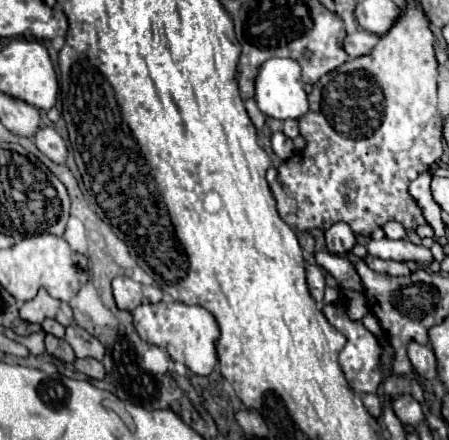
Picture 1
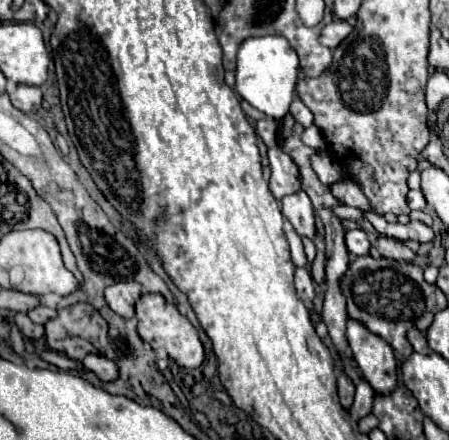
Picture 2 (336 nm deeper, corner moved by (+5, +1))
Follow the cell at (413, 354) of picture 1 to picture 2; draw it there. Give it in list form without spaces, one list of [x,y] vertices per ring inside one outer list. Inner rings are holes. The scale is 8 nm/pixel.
[[[413,327],[413,329],[409,329],[409,331],[407,331],[407,339],[411,341],[411,345],[413,345],[413,349],[415,349],[417,353],[427,355],[427,353],[431,351],[431,349],[429,349],[429,345],[427,345],[425,335],[423,335],[421,331],[417,331],[417,327]]]

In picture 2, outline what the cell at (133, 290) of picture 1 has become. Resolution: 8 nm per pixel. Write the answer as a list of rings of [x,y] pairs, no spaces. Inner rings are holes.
[[[115,283],[105,289],[105,299],[109,307],[121,315],[123,319],[131,319],[135,315],[135,299],[131,297],[127,283]]]

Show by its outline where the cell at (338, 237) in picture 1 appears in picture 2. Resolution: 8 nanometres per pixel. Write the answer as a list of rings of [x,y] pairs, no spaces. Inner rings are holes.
[[[359,227],[347,231],[345,243],[347,243],[349,253],[353,253],[353,255],[367,255],[369,253],[369,247],[371,247],[367,233],[363,229],[359,229]]]

